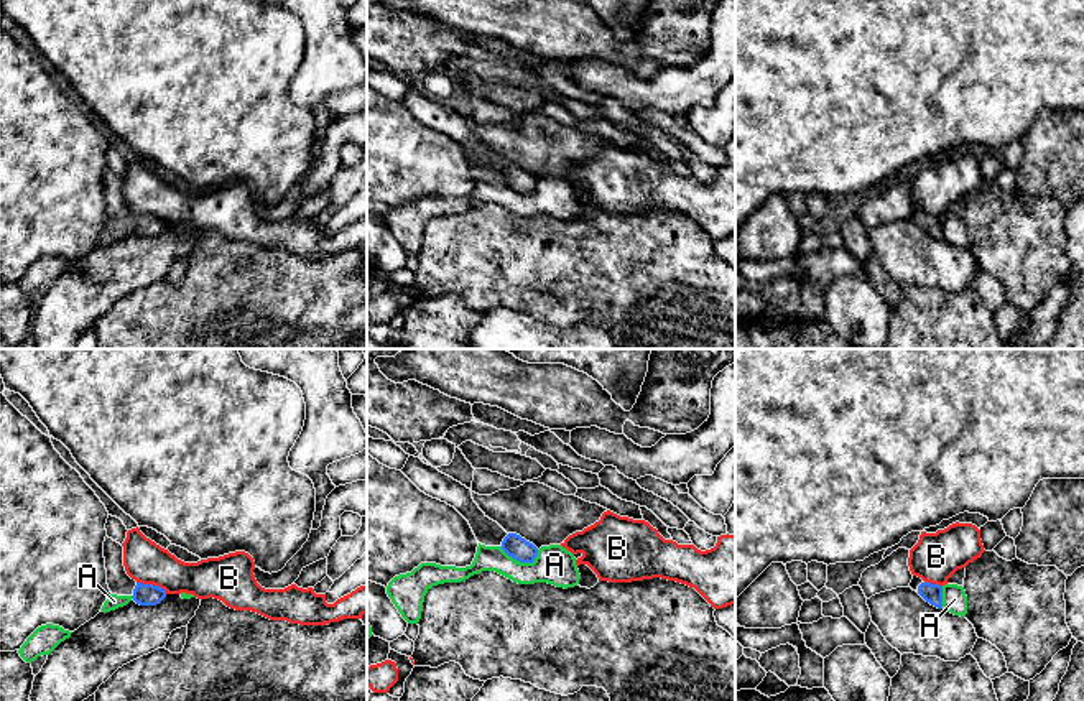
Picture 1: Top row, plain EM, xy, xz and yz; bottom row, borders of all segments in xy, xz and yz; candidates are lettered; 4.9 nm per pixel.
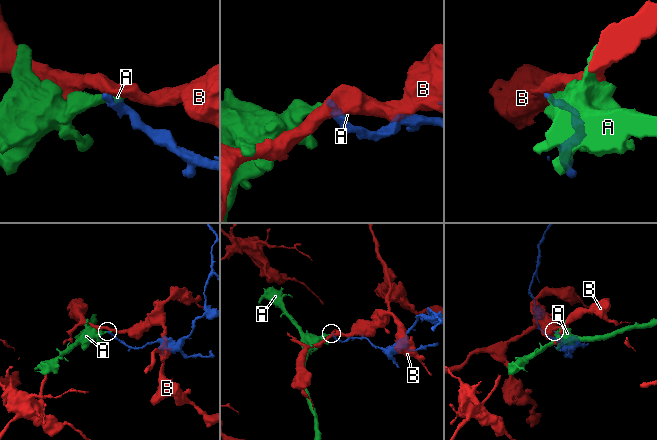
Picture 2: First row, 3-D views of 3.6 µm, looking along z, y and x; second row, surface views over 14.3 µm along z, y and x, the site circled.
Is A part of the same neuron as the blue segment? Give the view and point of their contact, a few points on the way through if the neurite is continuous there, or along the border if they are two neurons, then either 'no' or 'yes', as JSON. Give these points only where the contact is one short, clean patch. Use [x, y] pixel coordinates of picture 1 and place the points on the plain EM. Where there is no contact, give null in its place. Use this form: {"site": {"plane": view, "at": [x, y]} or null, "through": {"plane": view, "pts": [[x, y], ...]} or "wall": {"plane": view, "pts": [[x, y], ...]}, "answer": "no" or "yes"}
{"site": {"plane": "xz", "at": [520, 193]}, "wall": {"plane": "xz", "pts": [[500, 178], [520, 193], [532, 193], [538, 185]]}, "answer": "no"}

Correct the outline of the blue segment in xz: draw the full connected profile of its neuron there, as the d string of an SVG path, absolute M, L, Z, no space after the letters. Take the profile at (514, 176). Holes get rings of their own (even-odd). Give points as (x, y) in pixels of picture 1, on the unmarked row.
M410 87L401 104L426 127L454 138L470 156L477 173L485 178L500 178L508 188L520 194L533 194L538 179L517 165L507 165L497 153L490 151L474 133L472 122Z

